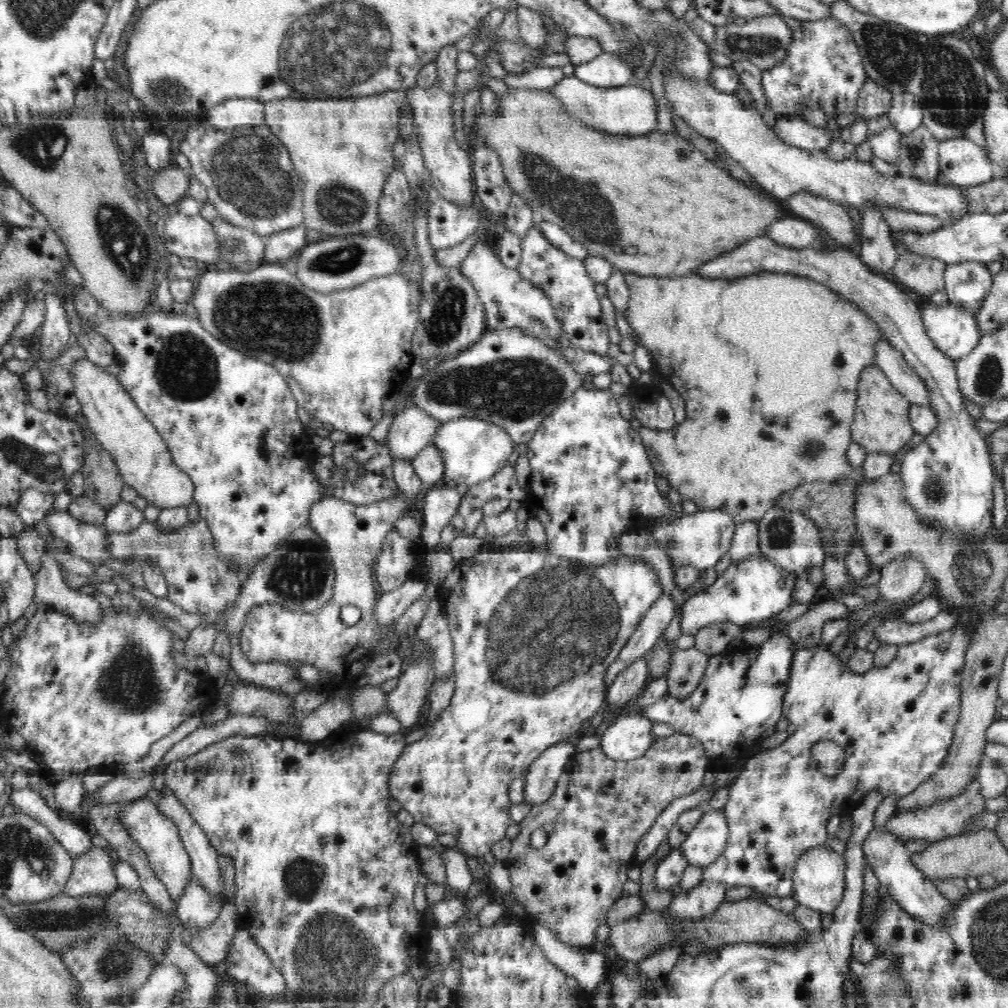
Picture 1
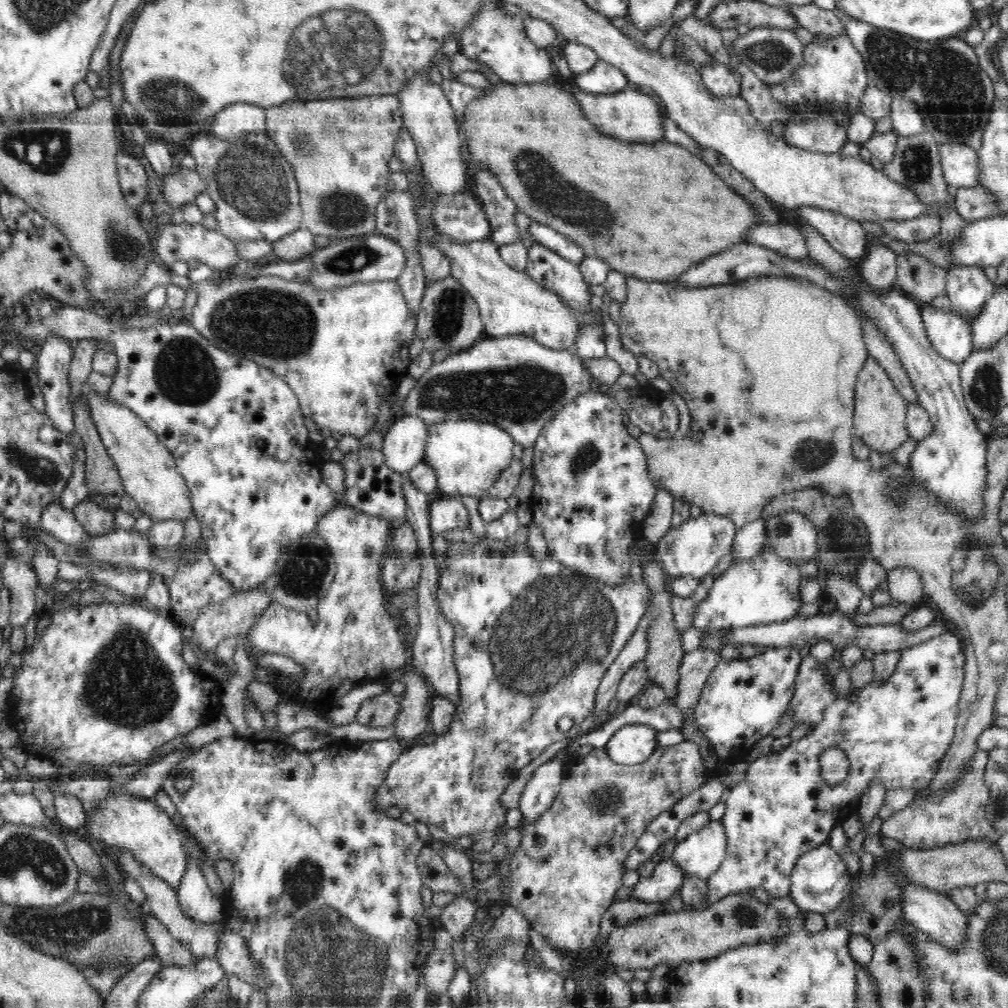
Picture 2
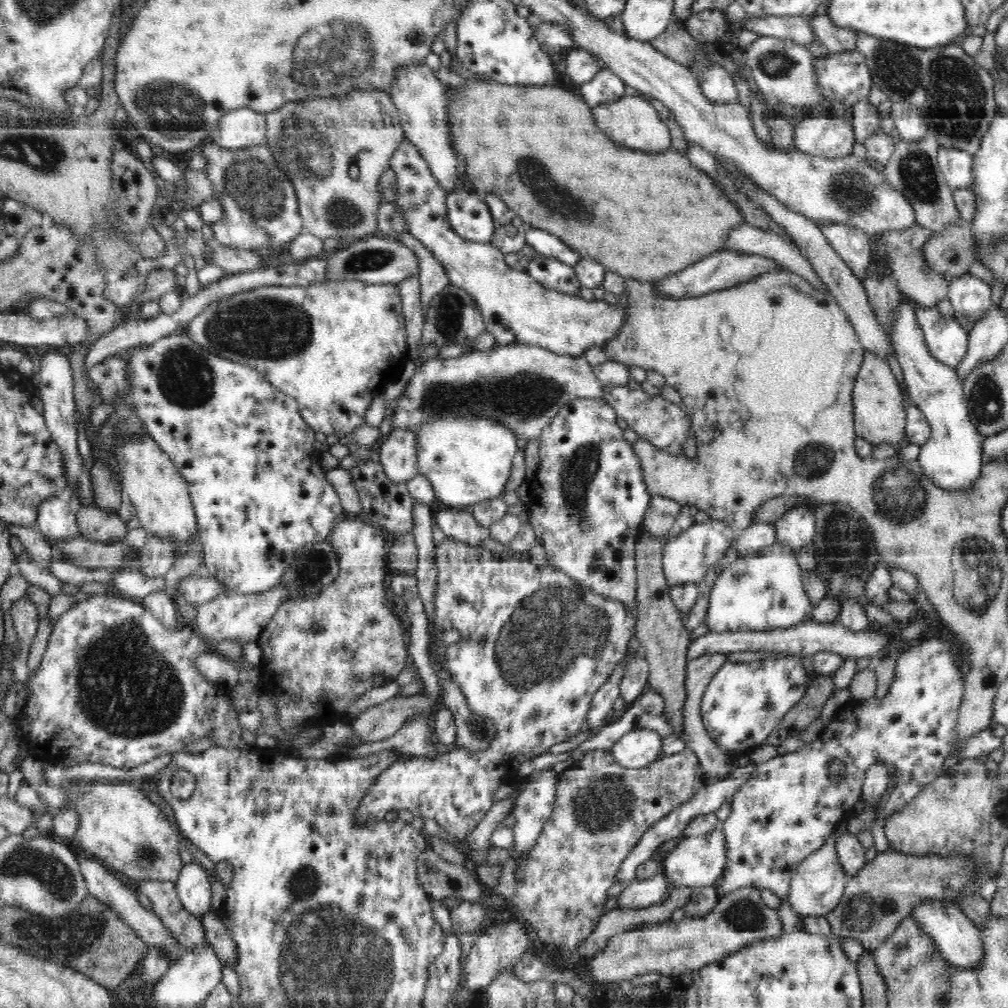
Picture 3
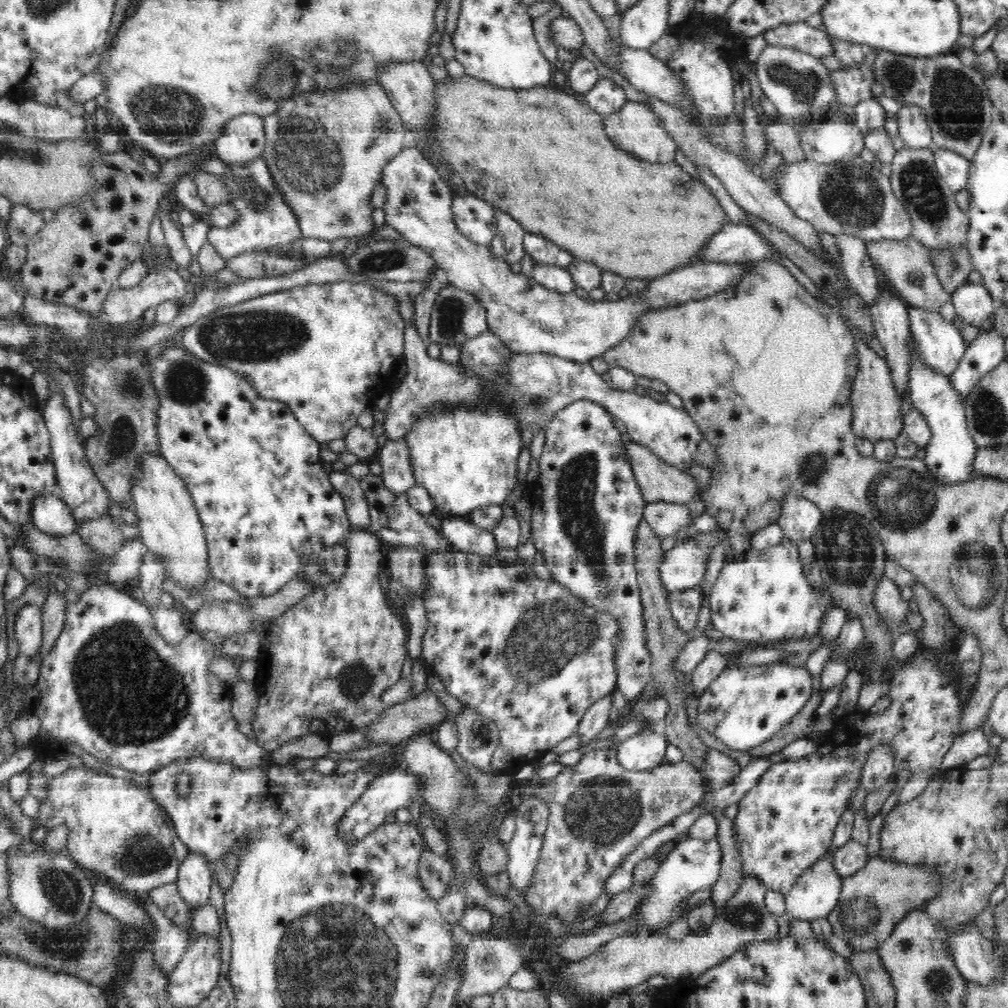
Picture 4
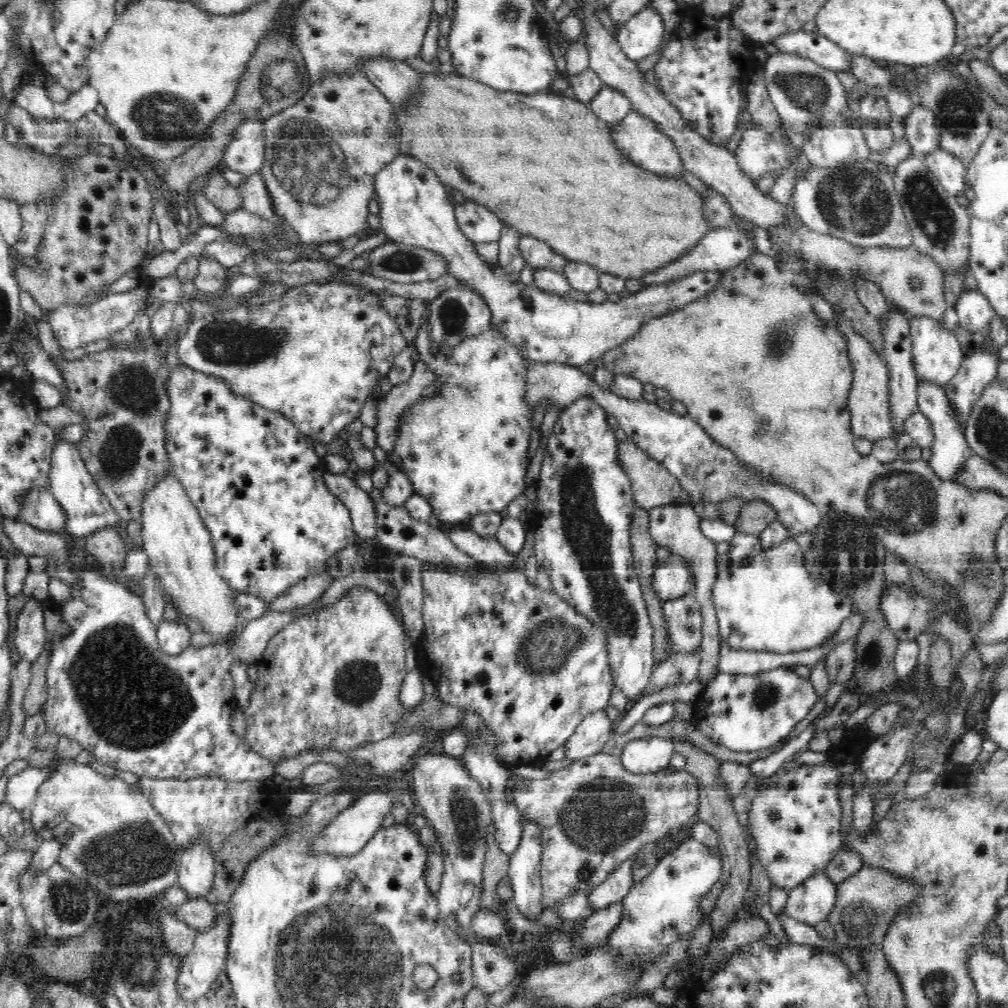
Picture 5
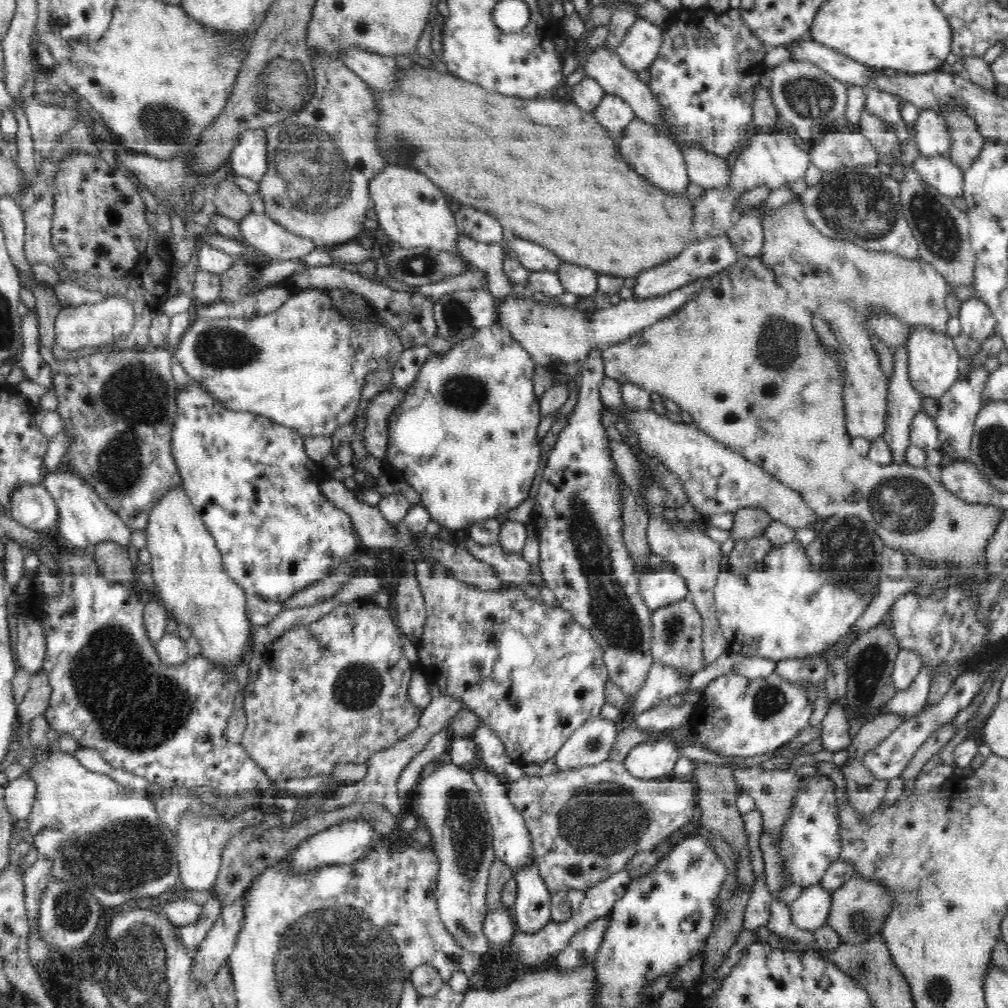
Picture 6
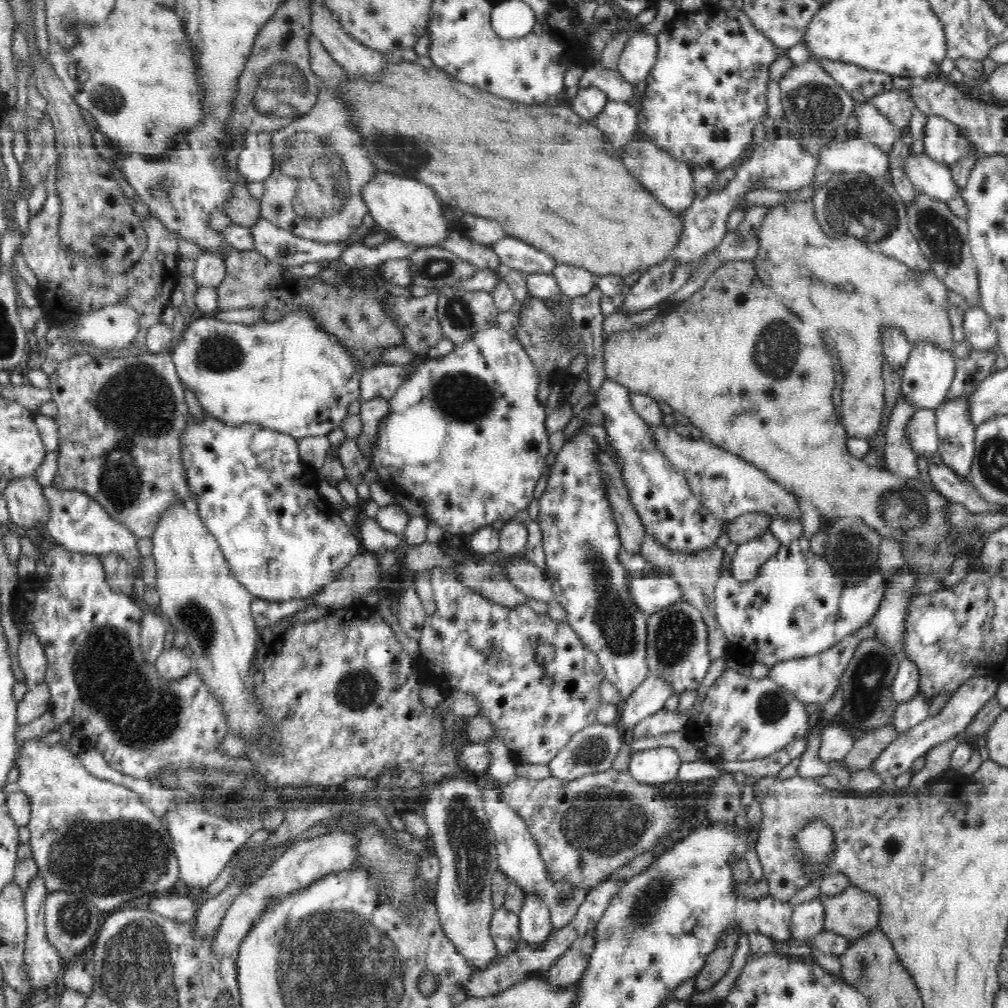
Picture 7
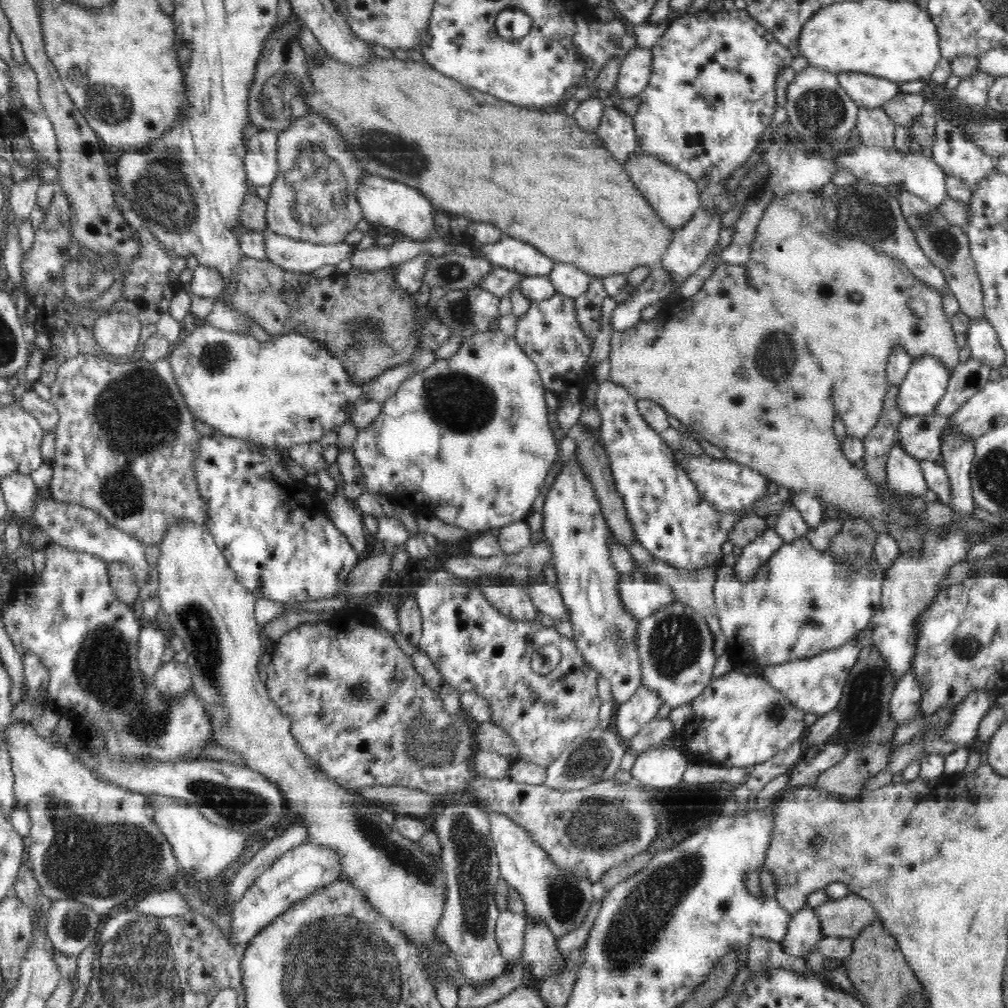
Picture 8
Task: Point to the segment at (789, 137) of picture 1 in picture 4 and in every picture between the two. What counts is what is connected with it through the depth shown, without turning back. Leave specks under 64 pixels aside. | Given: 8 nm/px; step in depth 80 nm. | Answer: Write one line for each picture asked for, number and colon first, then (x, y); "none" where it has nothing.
2: (823, 134)
3: (826, 136)
4: (834, 140)

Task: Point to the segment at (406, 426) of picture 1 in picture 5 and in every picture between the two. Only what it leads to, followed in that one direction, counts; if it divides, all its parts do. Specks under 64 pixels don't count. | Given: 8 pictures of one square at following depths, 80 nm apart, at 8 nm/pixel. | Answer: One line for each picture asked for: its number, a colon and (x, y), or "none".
2: (403, 445)
3: (397, 452)
4: (397, 472)
5: (399, 488)

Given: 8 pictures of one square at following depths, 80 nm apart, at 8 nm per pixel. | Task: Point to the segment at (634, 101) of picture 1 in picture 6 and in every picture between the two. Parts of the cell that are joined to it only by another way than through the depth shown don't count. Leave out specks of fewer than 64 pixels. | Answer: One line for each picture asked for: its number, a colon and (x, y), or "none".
2: (631, 116)
3: (632, 122)
4: (635, 128)
5: (638, 138)
6: (644, 147)

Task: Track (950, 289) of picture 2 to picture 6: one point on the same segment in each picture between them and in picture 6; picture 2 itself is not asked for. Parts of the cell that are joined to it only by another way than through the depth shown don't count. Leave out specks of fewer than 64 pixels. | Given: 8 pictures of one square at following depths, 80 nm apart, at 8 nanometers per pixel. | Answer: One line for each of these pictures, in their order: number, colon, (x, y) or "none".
3: (969, 295)
4: (972, 302)
5: (975, 313)
6: (977, 321)

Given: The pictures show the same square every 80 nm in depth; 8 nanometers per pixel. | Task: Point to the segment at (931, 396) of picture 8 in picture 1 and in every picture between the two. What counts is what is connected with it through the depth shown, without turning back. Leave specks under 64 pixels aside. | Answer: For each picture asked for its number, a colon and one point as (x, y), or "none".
1: (953, 330)
2: (948, 332)
3: (947, 341)
4: (939, 344)
5: (936, 353)
6: (933, 362)
7: (927, 376)

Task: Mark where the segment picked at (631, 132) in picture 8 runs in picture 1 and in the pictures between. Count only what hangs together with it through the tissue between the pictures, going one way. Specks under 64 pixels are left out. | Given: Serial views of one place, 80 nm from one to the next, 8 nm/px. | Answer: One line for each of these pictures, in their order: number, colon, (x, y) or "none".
1: (604, 71)
2: (601, 79)
3: (605, 87)
4: (605, 97)
5: (610, 105)
6: (614, 114)
7: (618, 121)

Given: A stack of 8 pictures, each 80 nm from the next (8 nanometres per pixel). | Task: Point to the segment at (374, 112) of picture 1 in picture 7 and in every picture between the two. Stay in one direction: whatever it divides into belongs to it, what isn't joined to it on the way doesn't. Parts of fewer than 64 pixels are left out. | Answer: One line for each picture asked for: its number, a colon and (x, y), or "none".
2: (339, 149)
3: (335, 149)
4: (326, 149)
5: (323, 152)
6: (322, 157)
7: (320, 168)

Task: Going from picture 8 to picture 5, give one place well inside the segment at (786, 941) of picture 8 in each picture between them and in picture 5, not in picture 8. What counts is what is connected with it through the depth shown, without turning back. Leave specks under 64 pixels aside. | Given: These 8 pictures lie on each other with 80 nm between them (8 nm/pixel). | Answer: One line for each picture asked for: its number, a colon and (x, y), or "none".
5: (811, 901)
6: (810, 910)
7: (806, 919)

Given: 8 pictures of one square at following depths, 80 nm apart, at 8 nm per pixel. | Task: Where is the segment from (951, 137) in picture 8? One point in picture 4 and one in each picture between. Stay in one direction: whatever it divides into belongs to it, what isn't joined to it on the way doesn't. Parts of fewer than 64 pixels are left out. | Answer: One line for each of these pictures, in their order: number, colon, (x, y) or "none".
4: (911, 125)
5: (920, 131)
6: (931, 132)
7: (943, 142)

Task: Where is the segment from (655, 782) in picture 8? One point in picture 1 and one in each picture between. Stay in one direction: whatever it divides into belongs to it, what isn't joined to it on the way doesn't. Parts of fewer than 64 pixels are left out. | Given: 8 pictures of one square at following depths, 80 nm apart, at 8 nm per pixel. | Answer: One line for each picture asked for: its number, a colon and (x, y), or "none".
1: (630, 736)
2: (631, 745)
3: (638, 748)
4: (647, 749)
5: (642, 755)
6: (657, 759)
7: (658, 765)

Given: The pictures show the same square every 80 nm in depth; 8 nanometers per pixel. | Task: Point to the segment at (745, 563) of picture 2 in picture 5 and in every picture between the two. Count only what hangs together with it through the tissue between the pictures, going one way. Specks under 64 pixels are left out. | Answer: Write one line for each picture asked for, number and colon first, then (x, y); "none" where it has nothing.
3: (764, 592)
4: (763, 598)
5: (764, 605)

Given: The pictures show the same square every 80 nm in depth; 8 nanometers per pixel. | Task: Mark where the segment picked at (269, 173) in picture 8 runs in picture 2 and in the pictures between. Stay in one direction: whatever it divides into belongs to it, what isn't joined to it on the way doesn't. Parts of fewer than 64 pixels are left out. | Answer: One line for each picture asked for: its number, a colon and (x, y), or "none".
2: (235, 121)
3: (243, 129)
4: (242, 139)
5: (245, 154)
6: (249, 158)
7: (255, 162)

